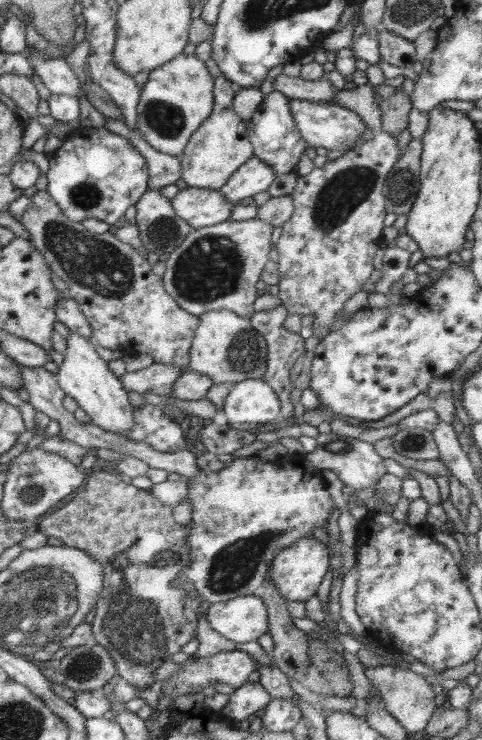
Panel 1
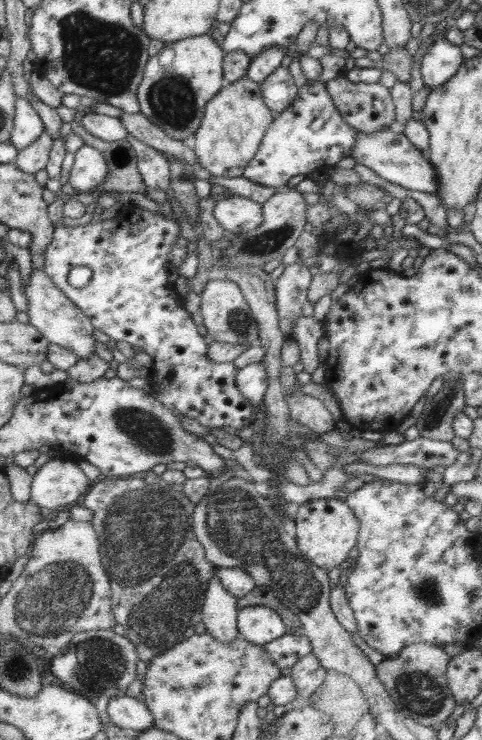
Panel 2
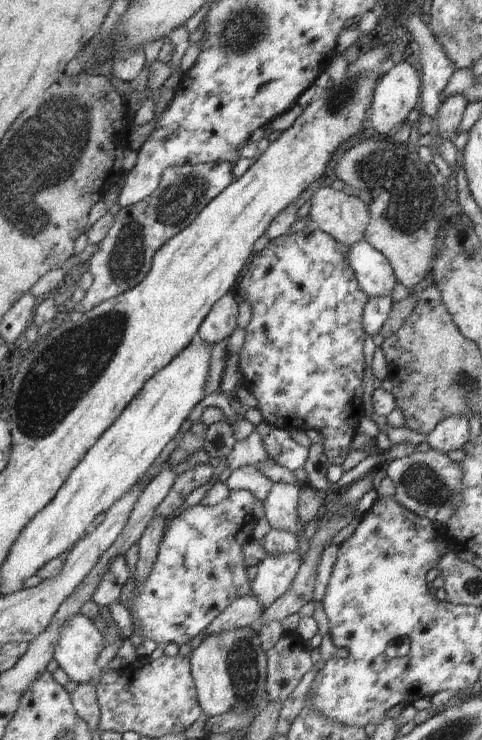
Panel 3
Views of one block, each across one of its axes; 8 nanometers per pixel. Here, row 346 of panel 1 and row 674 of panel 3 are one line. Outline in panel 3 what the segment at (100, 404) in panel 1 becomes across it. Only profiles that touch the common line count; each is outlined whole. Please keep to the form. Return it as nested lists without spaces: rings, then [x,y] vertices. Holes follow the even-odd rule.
[[[78,614],[61,626],[54,658],[69,680],[79,685],[96,676],[96,660],[104,647],[104,637],[94,622]]]

